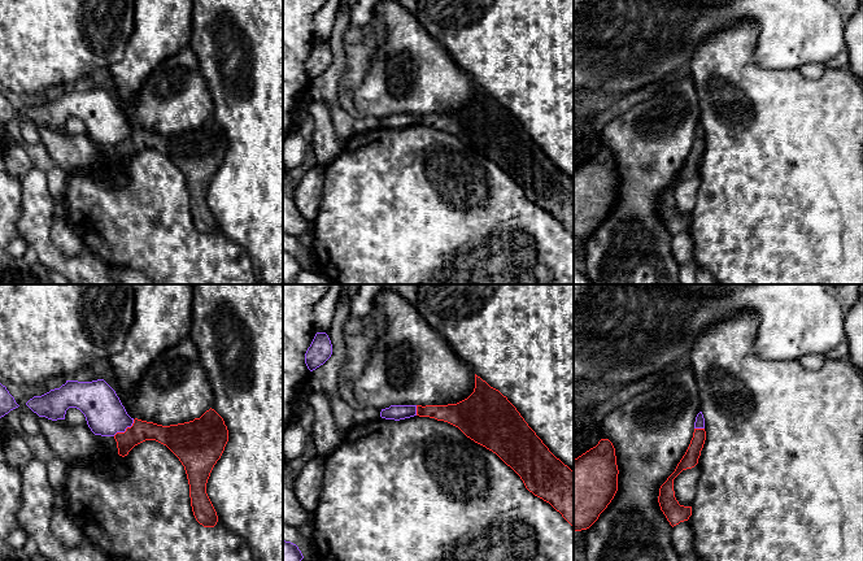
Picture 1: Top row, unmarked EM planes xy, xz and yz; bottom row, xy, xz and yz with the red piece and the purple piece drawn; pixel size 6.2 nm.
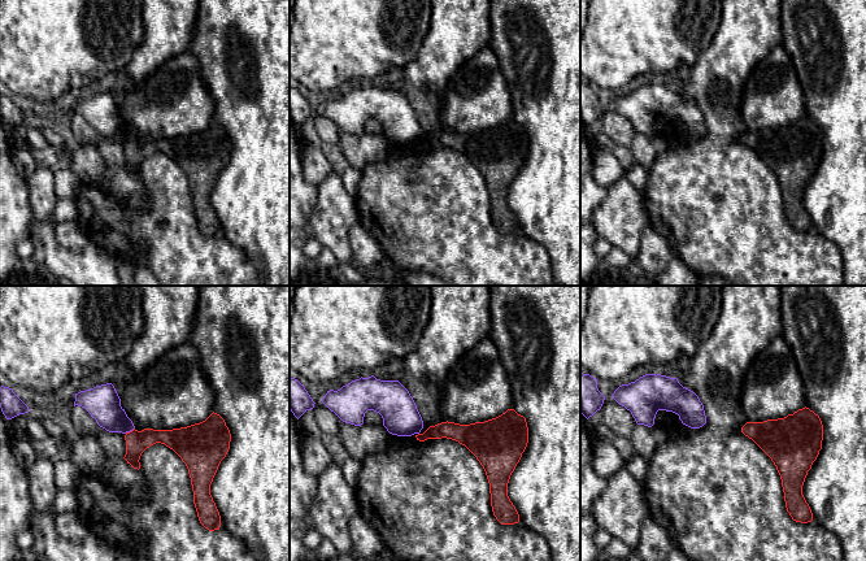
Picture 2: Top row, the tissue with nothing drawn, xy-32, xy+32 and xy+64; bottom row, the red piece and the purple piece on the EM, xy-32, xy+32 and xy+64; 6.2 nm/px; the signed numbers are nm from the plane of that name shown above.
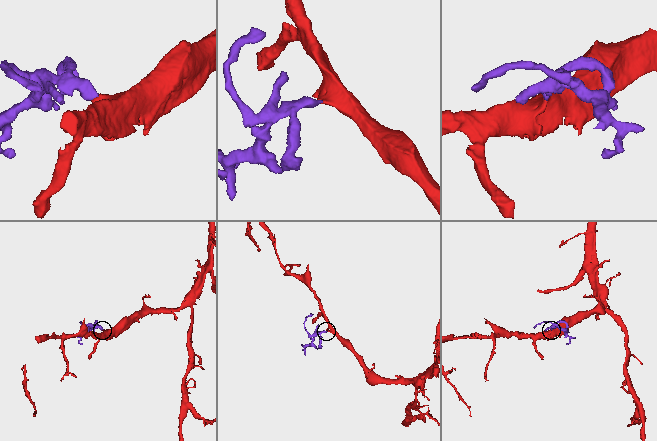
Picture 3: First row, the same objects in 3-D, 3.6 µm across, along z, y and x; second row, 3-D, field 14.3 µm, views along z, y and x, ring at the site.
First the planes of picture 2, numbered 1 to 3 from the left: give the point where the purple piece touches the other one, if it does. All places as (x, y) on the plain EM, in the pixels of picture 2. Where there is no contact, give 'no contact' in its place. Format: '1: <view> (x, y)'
1: xy-32 (130, 140)
2: no contact
3: no contact

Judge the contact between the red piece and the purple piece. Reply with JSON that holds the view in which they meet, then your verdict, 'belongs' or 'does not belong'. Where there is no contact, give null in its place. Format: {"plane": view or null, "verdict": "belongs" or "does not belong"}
{"plane": "xy", "verdict": "does not belong"}

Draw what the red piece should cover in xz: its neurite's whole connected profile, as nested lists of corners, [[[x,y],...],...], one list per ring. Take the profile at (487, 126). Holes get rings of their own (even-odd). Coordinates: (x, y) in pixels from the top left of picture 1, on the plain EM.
[[[475,83],[474,101],[457,113],[417,114],[417,125],[458,136],[496,162],[535,205],[549,212],[574,236],[574,179],[557,168],[517,117]]]

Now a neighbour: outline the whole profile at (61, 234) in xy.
[[[65,218],[51,221],[49,236],[53,244],[66,256],[79,255],[84,245],[80,236],[67,225]]]

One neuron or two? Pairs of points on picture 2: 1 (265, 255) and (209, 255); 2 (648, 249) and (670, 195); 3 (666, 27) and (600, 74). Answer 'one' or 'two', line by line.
1: two
2: two
3: one

